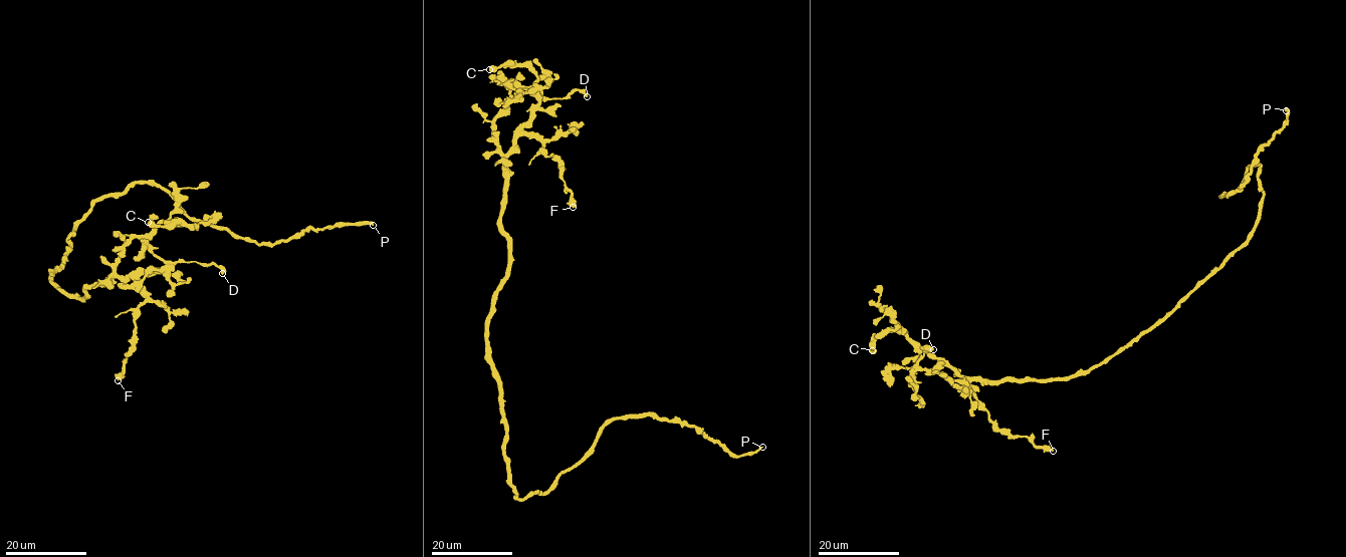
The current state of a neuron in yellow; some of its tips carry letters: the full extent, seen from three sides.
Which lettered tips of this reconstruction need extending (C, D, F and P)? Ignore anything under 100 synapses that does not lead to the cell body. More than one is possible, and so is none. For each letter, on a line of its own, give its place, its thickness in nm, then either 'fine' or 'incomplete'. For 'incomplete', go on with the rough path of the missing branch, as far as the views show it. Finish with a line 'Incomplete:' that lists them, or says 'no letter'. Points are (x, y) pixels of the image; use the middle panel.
C: (489, 69) | 750 nm | fine
D: (587, 96) | 600 nm | fine
F: (573, 207) | 400 nm | fine
P: (762, 447) | 320 nm | incomplete
Incomplete: P

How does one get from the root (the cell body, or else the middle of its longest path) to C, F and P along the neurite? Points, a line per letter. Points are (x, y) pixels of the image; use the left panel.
C: (67, 254), (50, 277), (78, 299), (95, 282), (107, 279), (135, 236), (163, 222), (197, 228), (148, 222)
F: (67, 254), (50, 277), (69, 294), (80, 298), (95, 282), (118, 275), (135, 279), (145, 296), (118, 380)
P: (67, 254), (68, 235), (92, 203), (149, 181), (189, 217), (257, 243), (286, 242), (309, 229), (373, 225)

